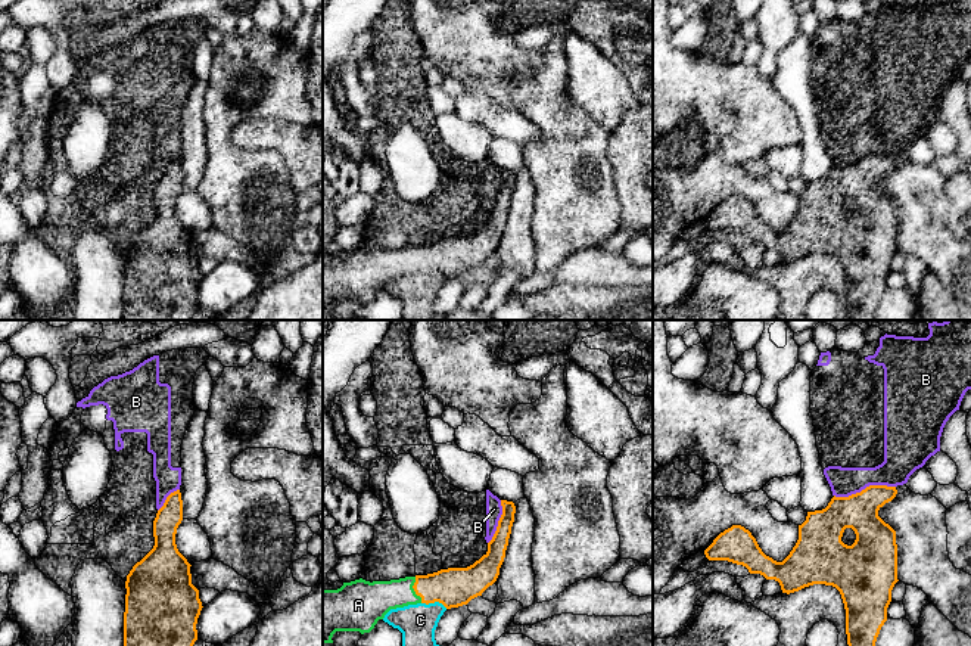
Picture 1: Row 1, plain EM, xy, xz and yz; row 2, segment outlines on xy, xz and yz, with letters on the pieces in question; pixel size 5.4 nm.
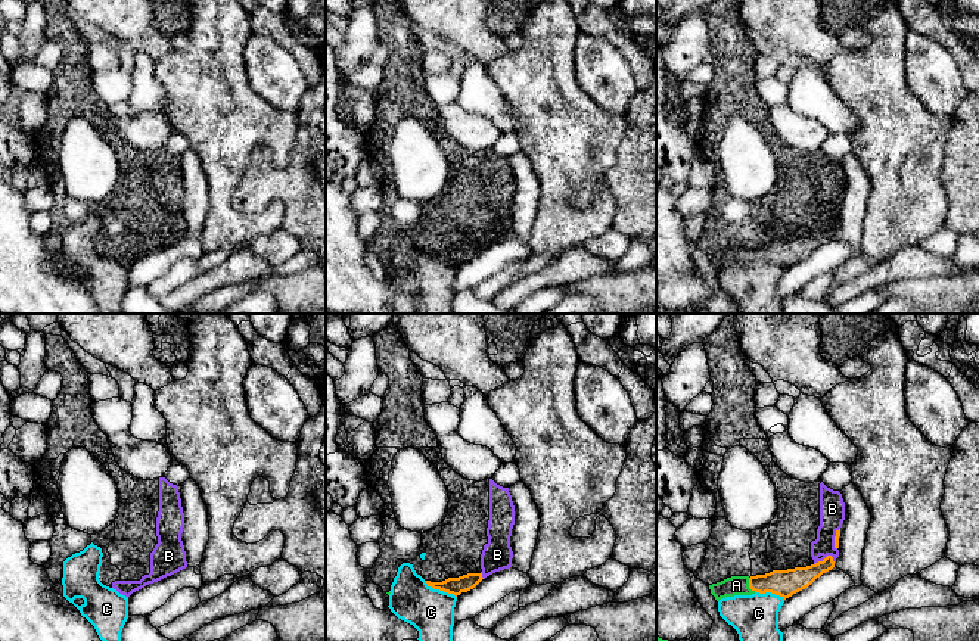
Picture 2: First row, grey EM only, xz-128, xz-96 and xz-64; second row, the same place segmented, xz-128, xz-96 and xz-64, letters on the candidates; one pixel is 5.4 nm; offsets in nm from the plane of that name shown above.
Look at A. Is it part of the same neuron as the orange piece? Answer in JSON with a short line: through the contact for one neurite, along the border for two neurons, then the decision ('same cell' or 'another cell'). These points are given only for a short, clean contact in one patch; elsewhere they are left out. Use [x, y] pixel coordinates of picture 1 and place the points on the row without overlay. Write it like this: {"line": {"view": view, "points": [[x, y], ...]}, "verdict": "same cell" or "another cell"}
{"line": {"view": "xz", "points": [[453, 257], [414, 260], [385, 264], [370, 272]]}, "verdict": "same cell"}

